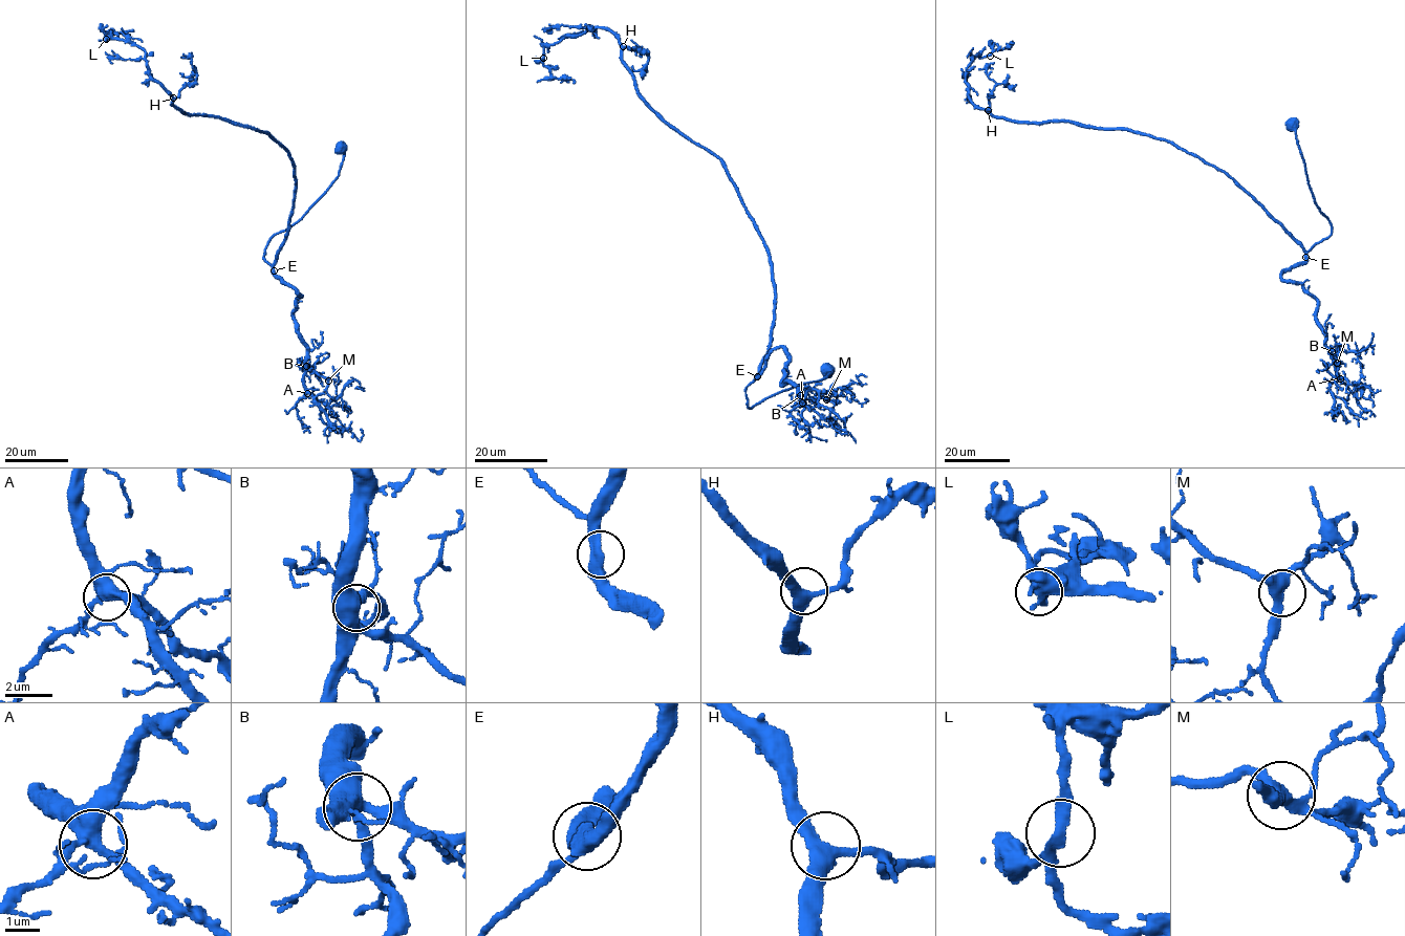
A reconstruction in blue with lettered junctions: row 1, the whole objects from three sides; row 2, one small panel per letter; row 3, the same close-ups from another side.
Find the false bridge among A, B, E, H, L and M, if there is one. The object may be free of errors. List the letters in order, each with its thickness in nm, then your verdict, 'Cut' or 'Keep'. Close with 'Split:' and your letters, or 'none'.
A: Thickness 420 nm. Keep
B: Thickness 400 nm. Keep
E: Thickness 480 nm. Keep
H: Thickness 380 nm. Keep
L: Thickness 260 nm. Keep
M: Thickness 360 nm. Keep
Split: none

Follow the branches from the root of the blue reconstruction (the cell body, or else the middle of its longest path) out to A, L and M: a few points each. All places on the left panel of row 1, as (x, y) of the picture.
A: (339, 149), (338, 177), (269, 239), (263, 256), (301, 297), (293, 317), (306, 347), (307, 393)
L: (339, 149), (338, 177), (269, 239), (272, 265), (288, 153), (185, 113), (146, 52), (106, 39)
M: (339, 149), (338, 177), (269, 239), (263, 256), (301, 297), (293, 317), (306, 368), (328, 381)

